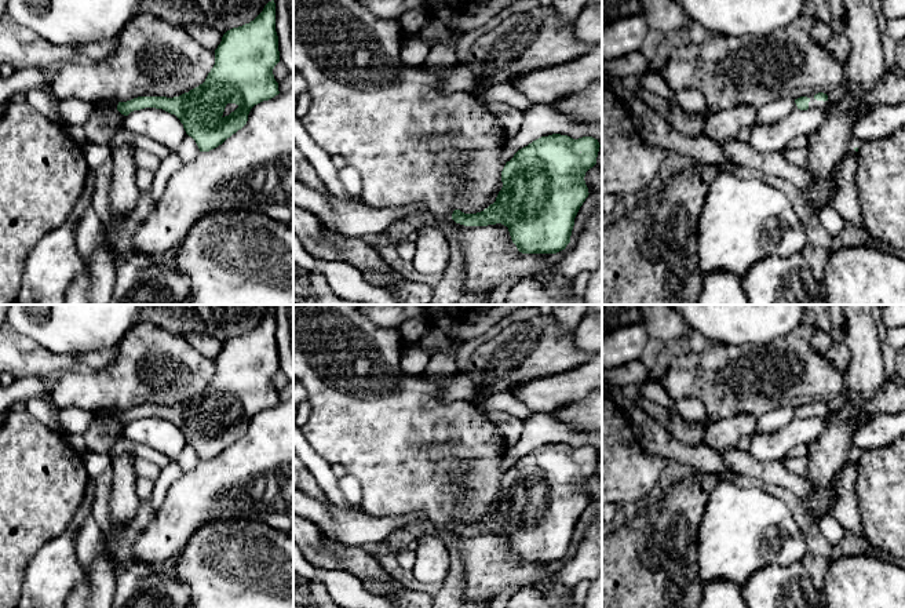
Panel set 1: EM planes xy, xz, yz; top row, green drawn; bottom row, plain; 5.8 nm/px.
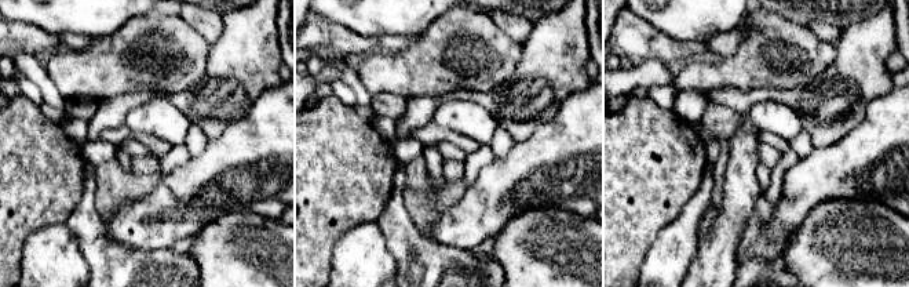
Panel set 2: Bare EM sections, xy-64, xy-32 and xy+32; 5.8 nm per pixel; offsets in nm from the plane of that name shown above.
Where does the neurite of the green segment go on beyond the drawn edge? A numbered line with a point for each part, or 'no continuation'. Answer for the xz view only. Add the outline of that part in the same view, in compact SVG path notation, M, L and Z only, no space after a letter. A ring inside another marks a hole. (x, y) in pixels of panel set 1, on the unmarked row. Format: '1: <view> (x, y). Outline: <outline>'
no continuation

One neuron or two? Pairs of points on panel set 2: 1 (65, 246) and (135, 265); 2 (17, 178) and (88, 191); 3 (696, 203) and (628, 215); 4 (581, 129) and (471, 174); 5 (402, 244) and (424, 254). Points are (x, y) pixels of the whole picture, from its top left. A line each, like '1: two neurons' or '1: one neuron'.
1: two neurons
2: two neurons
3: two neurons
4: two neurons
5: one neuron

